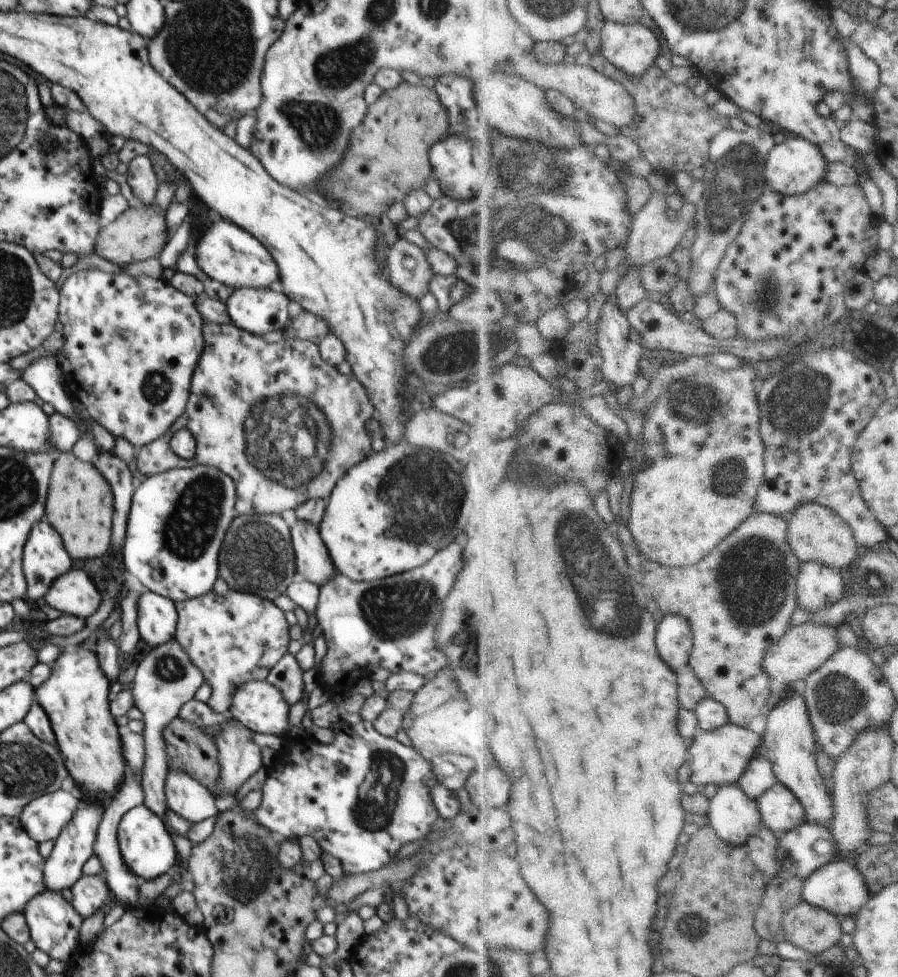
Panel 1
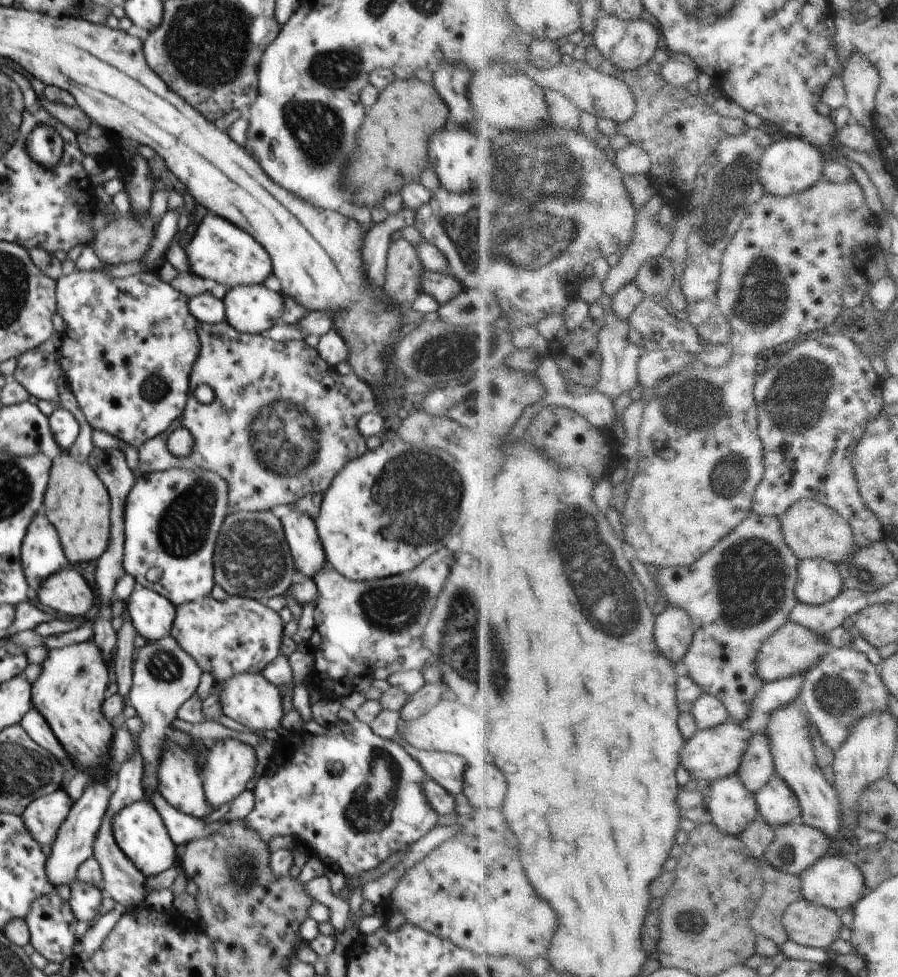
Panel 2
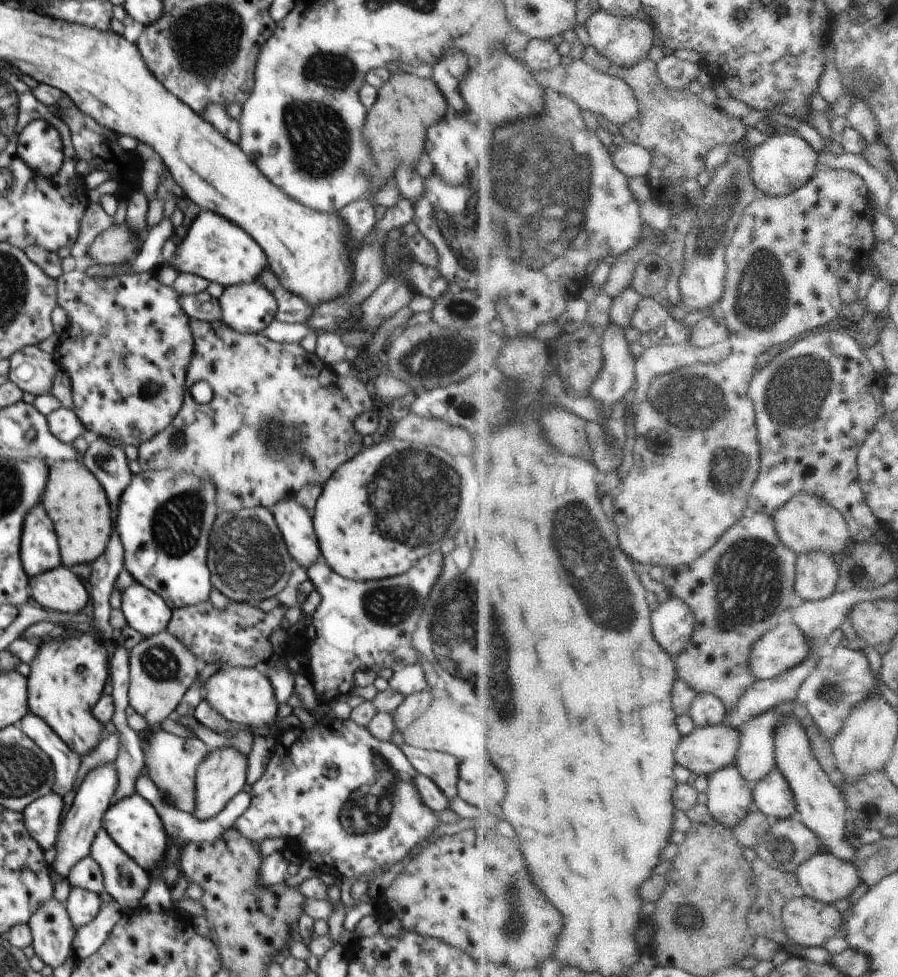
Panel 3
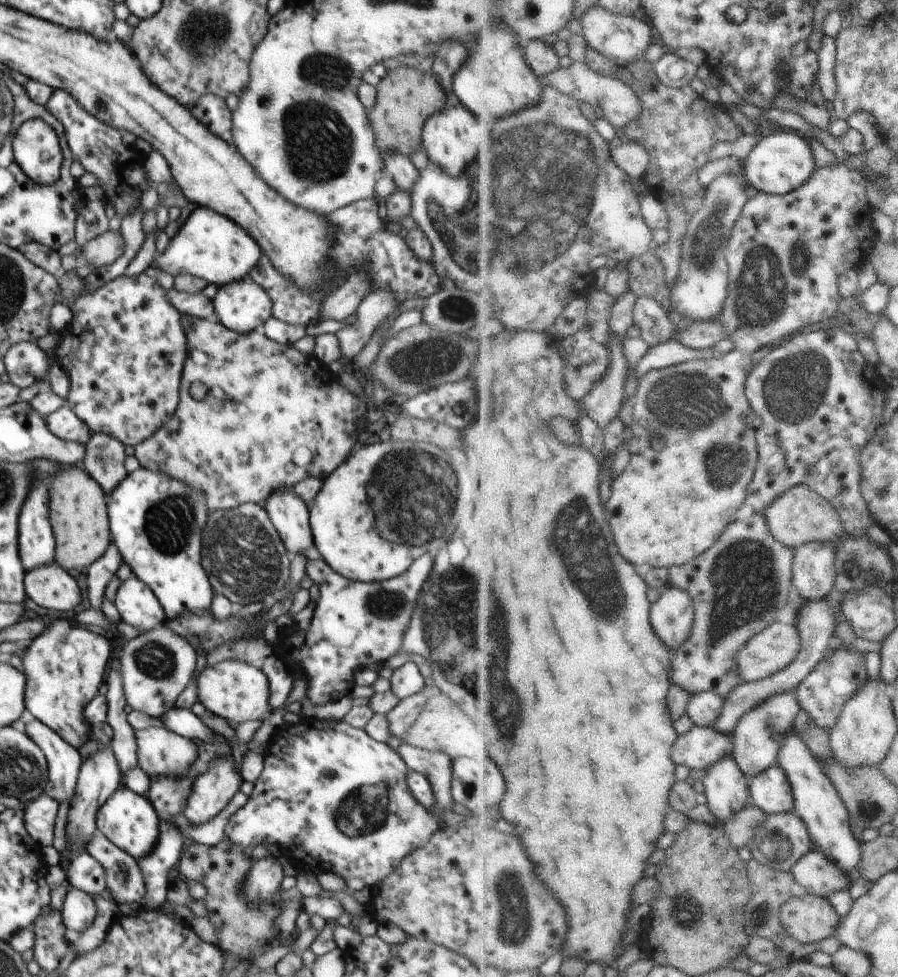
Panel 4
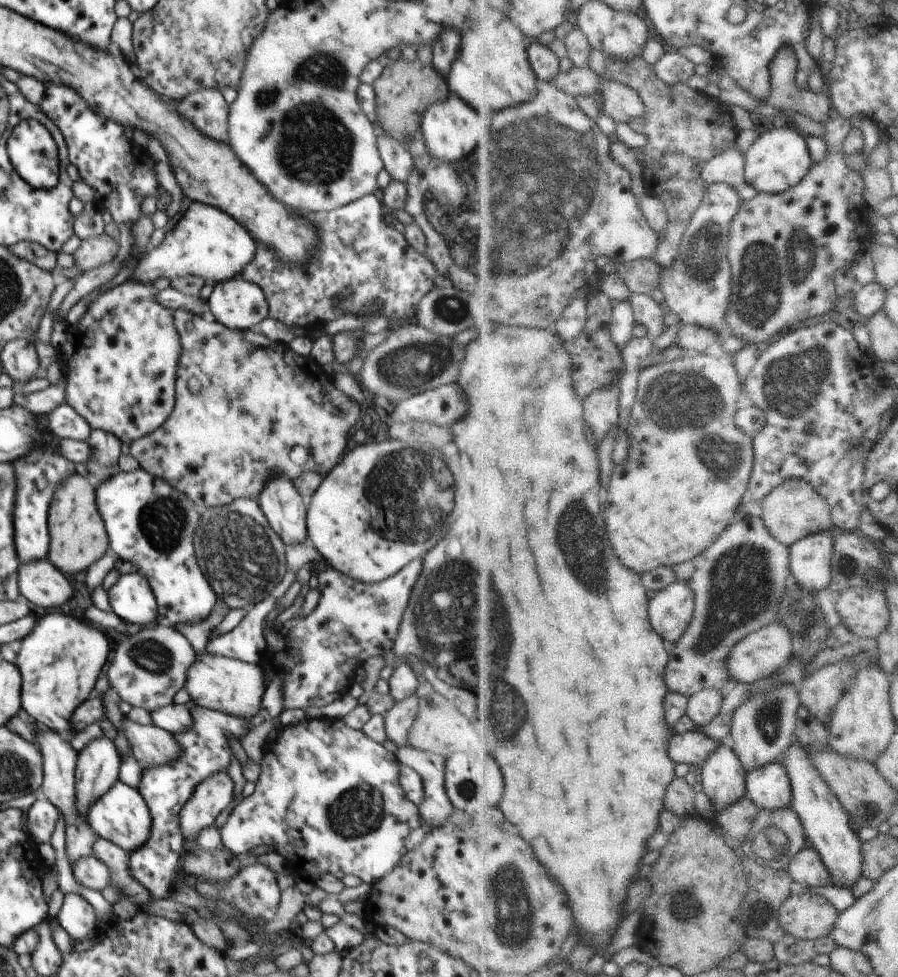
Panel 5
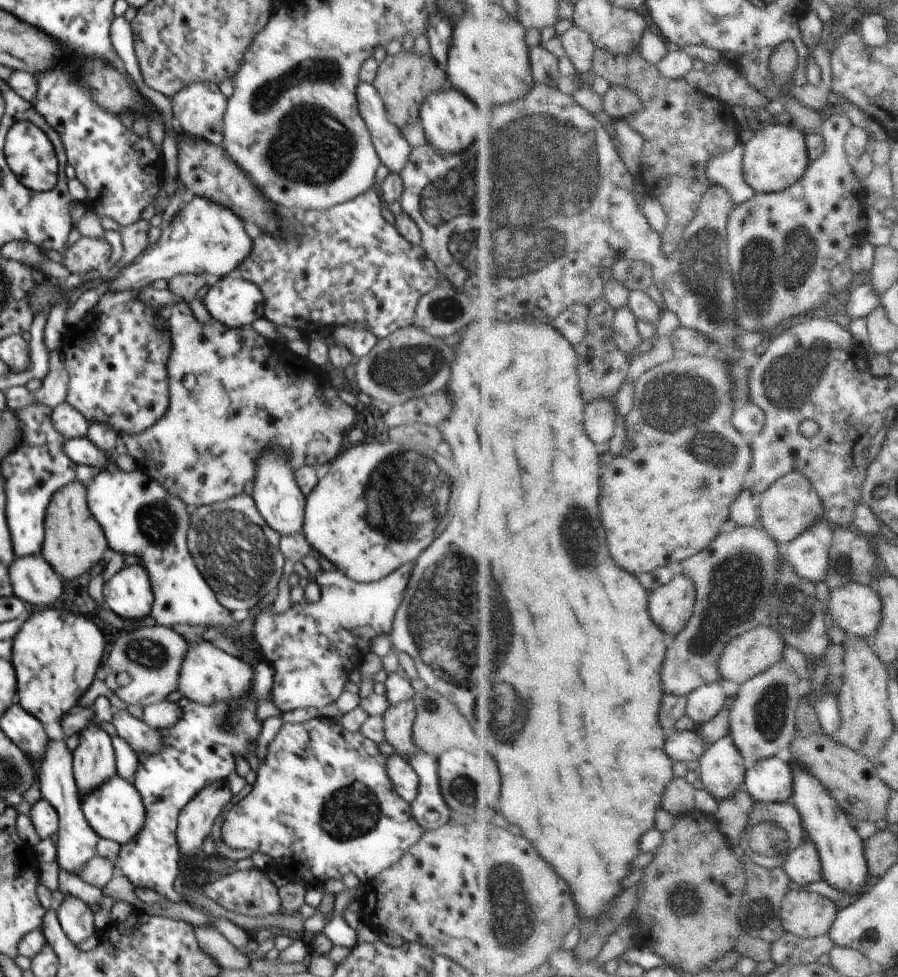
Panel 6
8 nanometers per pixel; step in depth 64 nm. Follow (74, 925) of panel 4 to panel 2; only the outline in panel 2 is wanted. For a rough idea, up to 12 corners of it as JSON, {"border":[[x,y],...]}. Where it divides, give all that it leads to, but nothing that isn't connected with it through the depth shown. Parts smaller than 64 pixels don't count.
{"border":[[76,880],[68,902],[81,927],[98,914],[105,893]]}

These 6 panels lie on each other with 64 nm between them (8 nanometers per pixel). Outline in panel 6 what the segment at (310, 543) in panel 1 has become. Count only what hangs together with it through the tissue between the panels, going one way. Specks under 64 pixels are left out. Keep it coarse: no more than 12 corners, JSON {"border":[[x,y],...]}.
{"border":[[281,447],[259,455],[251,496],[282,537],[302,533],[306,496]]}

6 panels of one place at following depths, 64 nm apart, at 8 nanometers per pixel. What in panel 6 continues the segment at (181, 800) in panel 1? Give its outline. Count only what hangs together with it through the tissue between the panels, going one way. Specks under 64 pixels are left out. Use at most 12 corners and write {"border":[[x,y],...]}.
{"border":[[113,709],[111,723],[137,756],[163,748],[159,729]]}

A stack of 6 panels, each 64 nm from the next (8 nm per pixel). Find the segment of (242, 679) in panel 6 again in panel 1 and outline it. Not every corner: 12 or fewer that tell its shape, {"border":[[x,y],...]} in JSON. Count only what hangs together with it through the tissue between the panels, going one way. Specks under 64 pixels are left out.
{"border":[[267,681],[235,691],[227,715],[253,733],[290,732],[284,696]]}

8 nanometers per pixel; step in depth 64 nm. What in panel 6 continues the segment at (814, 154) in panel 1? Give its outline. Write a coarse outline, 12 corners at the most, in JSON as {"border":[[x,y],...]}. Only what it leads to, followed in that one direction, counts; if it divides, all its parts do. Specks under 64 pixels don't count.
{"border":[[770,125],[747,144],[746,180],[758,193],[798,184],[813,160],[806,135]]}

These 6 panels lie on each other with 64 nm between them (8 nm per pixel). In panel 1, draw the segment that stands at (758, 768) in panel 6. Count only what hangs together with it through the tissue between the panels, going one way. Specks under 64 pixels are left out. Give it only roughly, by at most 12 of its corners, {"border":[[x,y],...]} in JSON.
{"border":[[778,781],[760,800],[763,822],[788,834],[809,822],[802,799]]}

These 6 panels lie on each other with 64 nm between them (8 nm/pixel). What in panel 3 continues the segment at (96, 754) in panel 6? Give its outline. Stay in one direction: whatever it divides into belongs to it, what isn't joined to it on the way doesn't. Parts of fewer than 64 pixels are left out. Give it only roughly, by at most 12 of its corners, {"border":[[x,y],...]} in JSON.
{"border":[[113,764],[82,782],[50,864],[66,879],[91,844],[118,784]]}

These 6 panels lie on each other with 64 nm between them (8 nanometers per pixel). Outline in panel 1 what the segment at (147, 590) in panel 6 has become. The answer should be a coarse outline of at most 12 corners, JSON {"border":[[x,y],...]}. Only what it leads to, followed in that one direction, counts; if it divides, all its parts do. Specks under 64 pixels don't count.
{"border":[[138,599],[139,638],[152,648],[175,638],[175,602]]}

